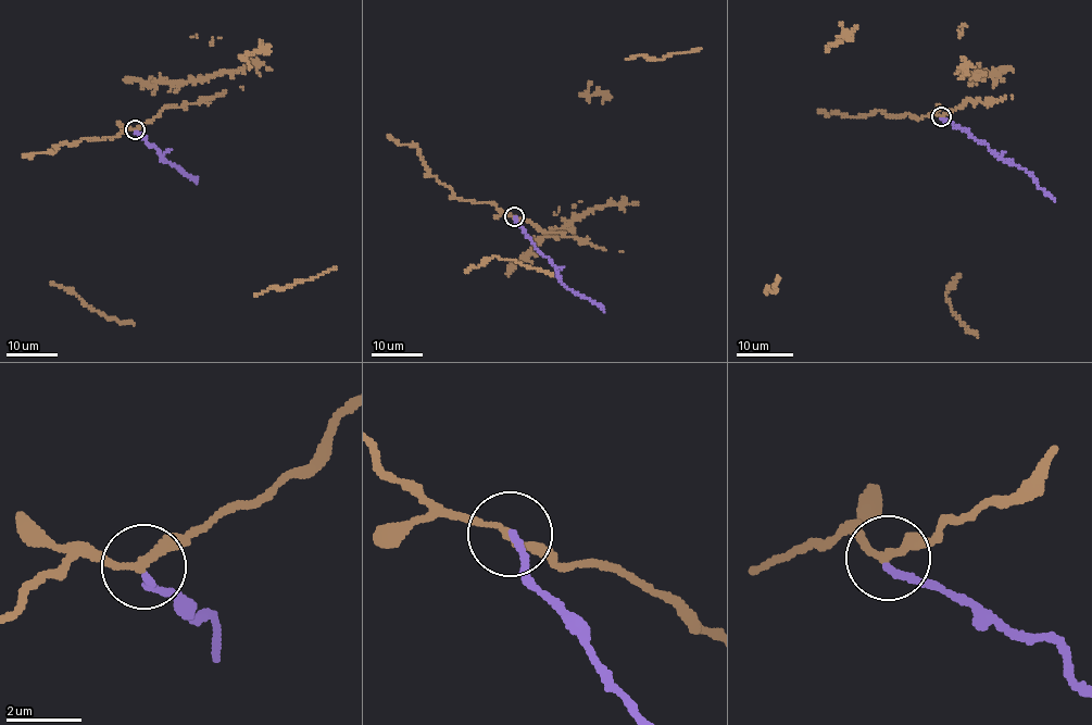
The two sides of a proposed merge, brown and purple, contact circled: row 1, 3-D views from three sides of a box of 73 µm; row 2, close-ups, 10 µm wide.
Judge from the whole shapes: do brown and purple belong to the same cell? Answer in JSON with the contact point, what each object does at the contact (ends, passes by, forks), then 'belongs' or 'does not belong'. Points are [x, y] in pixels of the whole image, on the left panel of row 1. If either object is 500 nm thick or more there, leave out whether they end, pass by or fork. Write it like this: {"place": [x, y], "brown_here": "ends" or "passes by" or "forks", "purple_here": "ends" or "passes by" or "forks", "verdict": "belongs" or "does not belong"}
{"place": [135, 129], "brown_here": "passes by", "purple_here": "ends", "verdict": "does not belong"}

